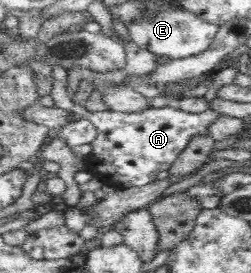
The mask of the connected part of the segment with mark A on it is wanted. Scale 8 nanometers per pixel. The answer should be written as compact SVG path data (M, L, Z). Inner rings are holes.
M49 65L53 72L54 103L57 107L91 121L96 127L98 135L91 145L91 155L83 158L91 175L97 177L104 185L116 189L131 189L131 187L145 187L155 183L155 177L162 171L169 171L179 159L181 153L187 151L187 146L195 137L209 137L211 125L215 125L221 118L226 118L216 109L209 108L203 113L187 113L175 106L151 108L135 113L103 111L91 112L84 103L75 103L67 96L67 72L62 65Z

